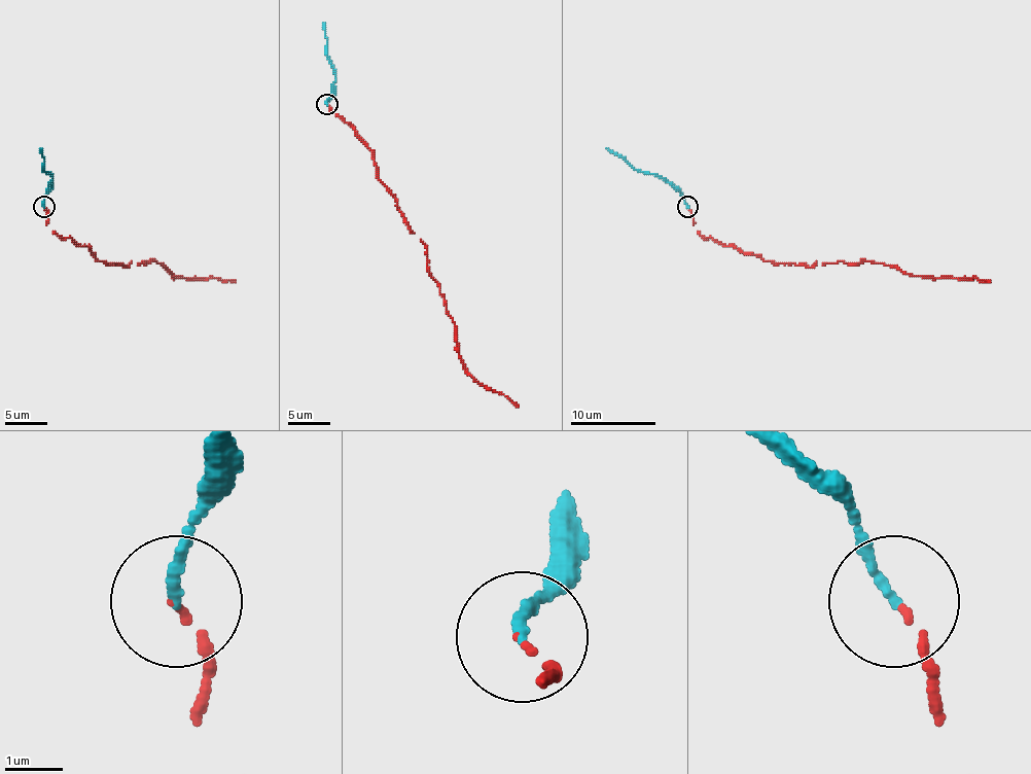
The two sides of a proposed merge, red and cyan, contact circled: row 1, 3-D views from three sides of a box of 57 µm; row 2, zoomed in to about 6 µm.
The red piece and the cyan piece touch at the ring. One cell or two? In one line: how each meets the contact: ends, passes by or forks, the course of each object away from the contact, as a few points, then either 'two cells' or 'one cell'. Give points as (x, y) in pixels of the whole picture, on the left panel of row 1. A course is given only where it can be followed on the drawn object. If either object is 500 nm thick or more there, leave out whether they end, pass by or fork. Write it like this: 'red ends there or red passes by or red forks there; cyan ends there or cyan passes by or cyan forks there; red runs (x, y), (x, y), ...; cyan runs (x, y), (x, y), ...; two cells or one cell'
red ends there; cyan ends there; red runs (44, 206), (48, 212), (46, 224), (89, 248), (99, 260), (125, 268), (161, 262), (180, 278), (235, 282); cyan runs (44, 206), (44, 195), (52, 178), (44, 170), (40, 148); one cell

